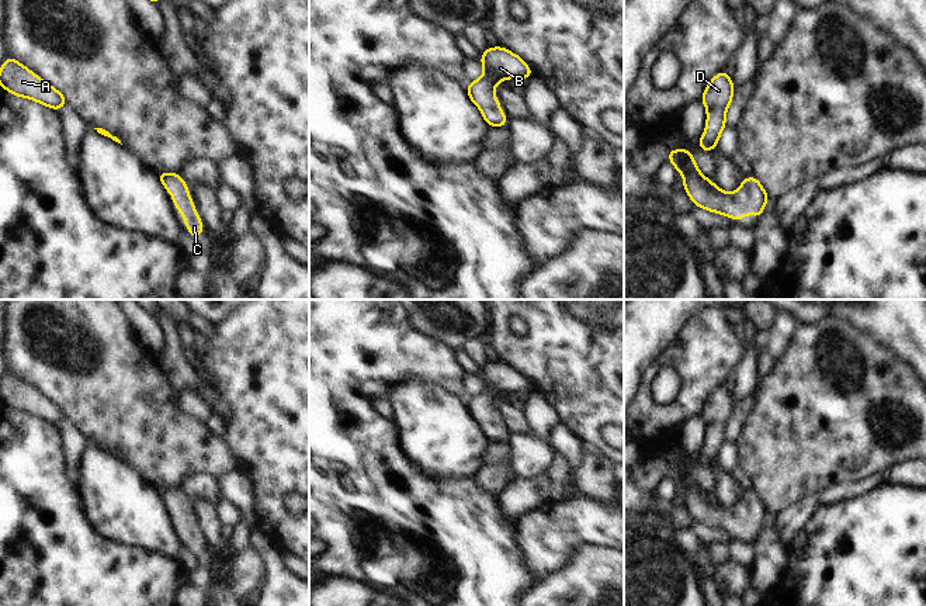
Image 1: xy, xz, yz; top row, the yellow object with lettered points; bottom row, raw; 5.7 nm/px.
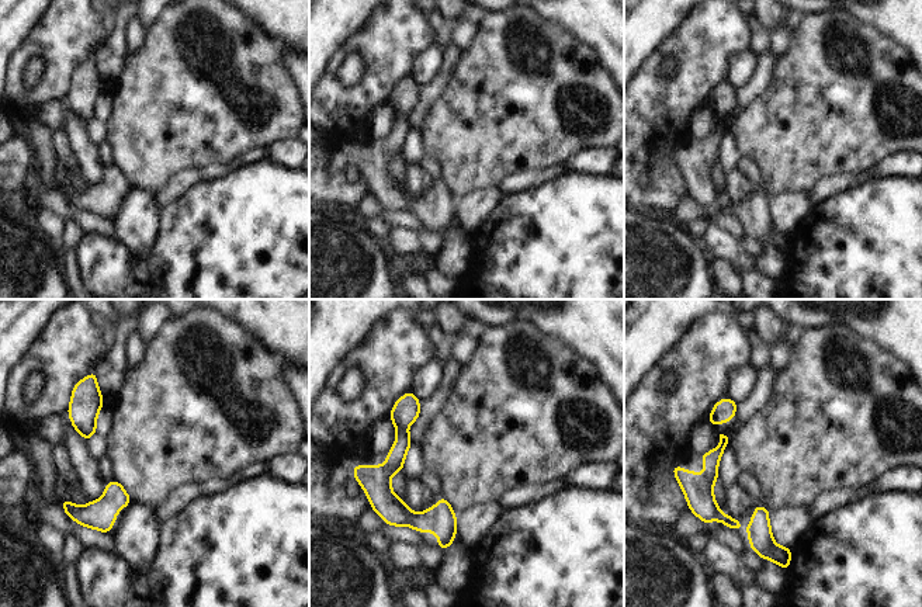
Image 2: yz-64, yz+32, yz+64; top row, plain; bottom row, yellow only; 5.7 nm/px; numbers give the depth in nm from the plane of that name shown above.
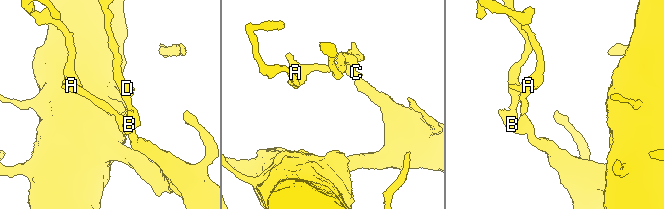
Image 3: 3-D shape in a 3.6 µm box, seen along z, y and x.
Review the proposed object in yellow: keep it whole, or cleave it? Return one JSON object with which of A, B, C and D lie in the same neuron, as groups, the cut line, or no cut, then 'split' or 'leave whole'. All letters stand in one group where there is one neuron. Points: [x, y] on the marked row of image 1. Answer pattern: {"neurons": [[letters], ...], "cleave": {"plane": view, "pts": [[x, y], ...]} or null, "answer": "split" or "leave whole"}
{"neurons": [["A", "B", "C", "D"]], "cleave": null, "answer": "leave whole"}

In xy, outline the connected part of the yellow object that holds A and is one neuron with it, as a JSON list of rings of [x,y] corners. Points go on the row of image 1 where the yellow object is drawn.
[[[11,56],[0,67],[0,87],[17,97],[34,100],[55,111],[67,104],[60,91]]]

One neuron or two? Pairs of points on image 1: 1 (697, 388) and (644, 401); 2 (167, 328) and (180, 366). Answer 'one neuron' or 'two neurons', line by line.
1: one neuron
2: one neuron

